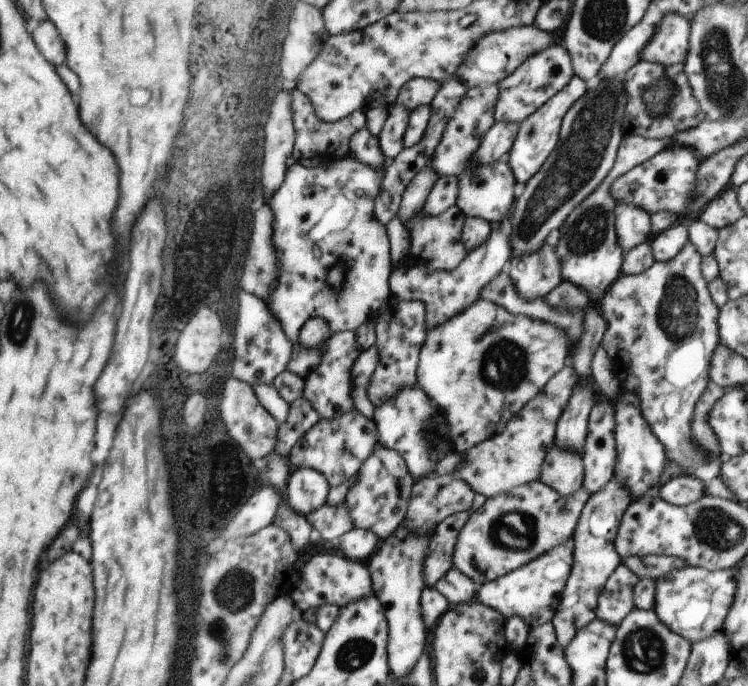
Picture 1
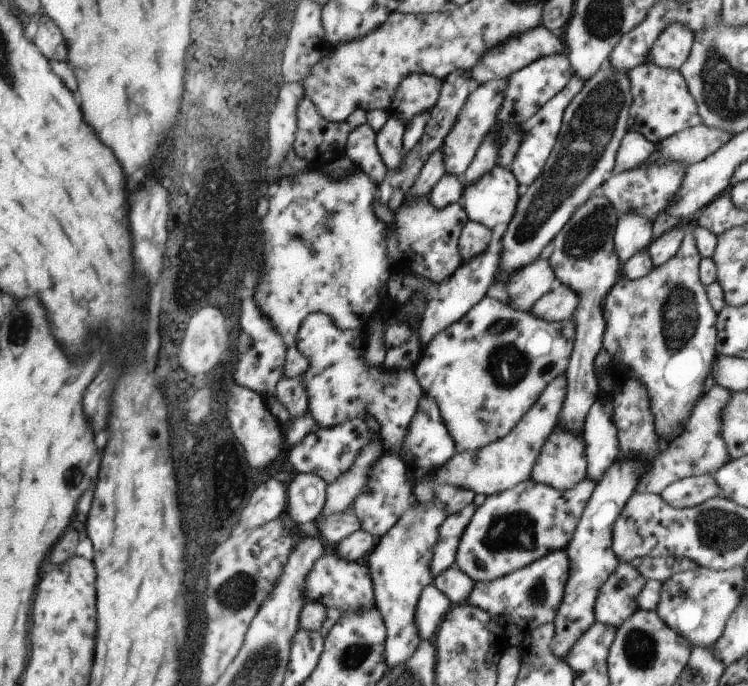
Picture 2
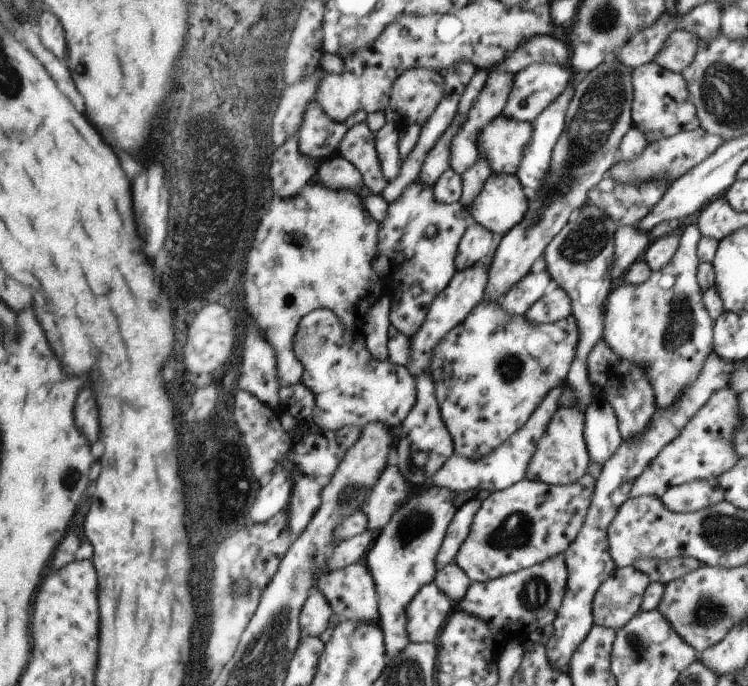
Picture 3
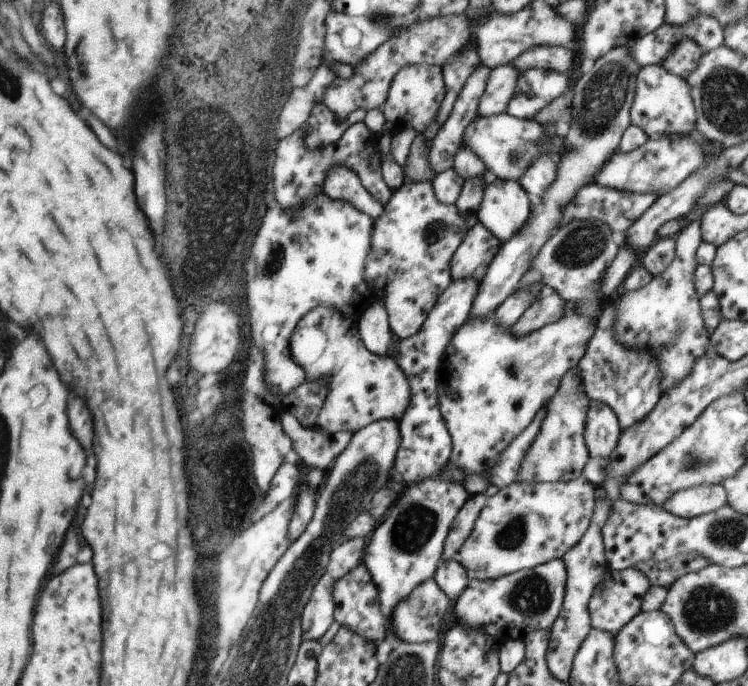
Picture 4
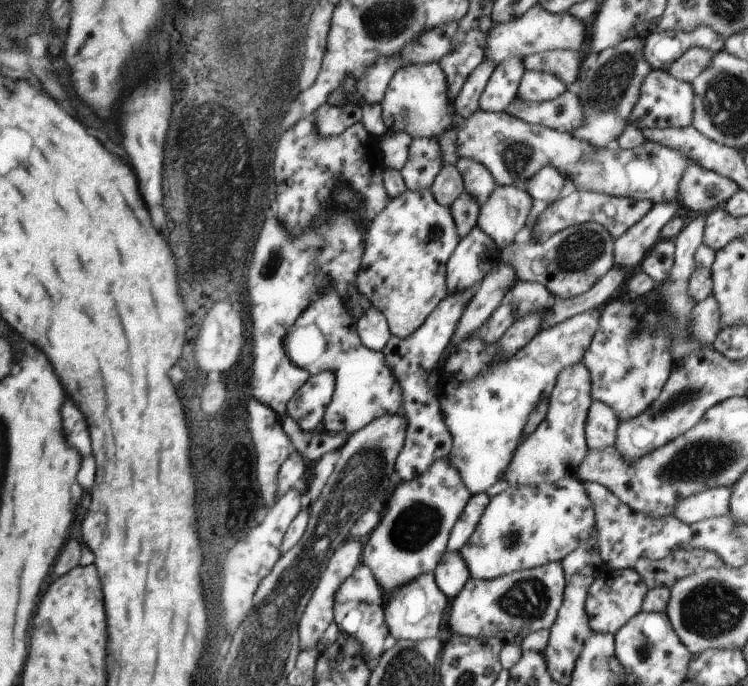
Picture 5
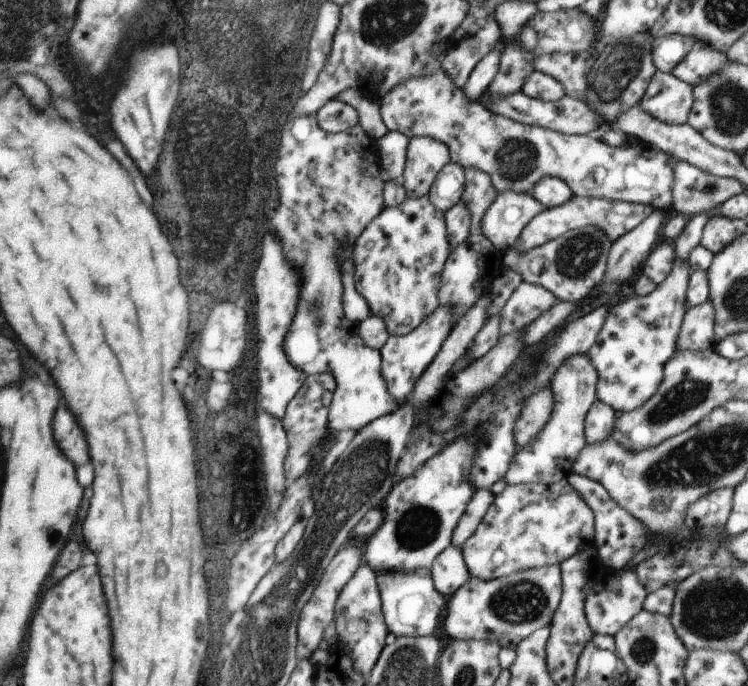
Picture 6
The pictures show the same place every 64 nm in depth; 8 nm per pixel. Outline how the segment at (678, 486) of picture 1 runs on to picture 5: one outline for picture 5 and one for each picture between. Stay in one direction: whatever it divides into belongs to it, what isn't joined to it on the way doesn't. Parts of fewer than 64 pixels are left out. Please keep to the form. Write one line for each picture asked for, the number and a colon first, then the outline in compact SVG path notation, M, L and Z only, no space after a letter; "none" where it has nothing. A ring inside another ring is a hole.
2: M693 476L669 484L669 488L665 488L659 496L675 510L683 510L703 504L709 498L719 498L721 490L713 476Z
3: M695 480L685 482L679 486L669 488L661 502L673 512L673 514L685 514L685 512L697 512L703 508L709 508L713 504L719 504L725 500L723 488L717 484L717 480Z
4: M701 484L685 490L677 490L665 504L661 506L669 514L675 514L677 518L695 518L705 516L709 512L717 512L719 508L725 508L727 494L725 486L721 484Z
5: M723 486L715 488L703 488L701 492L693 492L689 496L681 496L673 504L671 516L685 522L685 524L697 524L699 520L711 518L711 516L721 516L729 512L731 506L731 490Z

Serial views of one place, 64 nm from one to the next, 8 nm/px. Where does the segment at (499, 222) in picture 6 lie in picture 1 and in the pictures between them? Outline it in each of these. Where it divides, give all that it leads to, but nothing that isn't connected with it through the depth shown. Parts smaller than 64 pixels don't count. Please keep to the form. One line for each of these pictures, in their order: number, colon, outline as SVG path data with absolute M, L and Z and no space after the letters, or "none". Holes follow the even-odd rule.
1: M469 156L467 164L465 164L465 172L461 172L457 176L457 200L455 206L465 214L465 218L483 218L487 220L491 226L499 224L501 218L507 214L509 204L515 202L513 198L513 170L509 168L509 164L505 160L493 162L493 164L477 164L479 158Z
2: M495 164L489 174L485 174L481 180L465 186L461 192L461 206L467 212L469 222L485 224L493 230L493 226L505 226L513 220L517 212L517 192L515 188L515 176L511 176L511 170L505 166Z
3: M491 174L477 198L469 206L469 214L475 224L485 226L499 240L501 232L509 232L517 226L527 210L525 196L517 188L517 180L511 174Z
4: M489 178L477 204L475 216L489 234L493 234L499 242L509 240L527 220L529 204L525 192L517 182Z
5: M495 184L489 200L483 200L477 216L477 226L497 242L499 250L509 248L519 228L523 228L529 214L531 198L513 184Z

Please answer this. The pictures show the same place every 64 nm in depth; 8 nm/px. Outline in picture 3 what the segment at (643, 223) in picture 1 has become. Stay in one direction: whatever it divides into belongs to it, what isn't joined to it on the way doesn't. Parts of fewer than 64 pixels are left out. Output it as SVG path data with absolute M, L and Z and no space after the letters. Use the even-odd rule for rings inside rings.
M619 226L615 230L615 248L617 248L617 262L613 264L613 282L621 282L621 276L635 260L643 256L649 246L649 232L637 226Z

